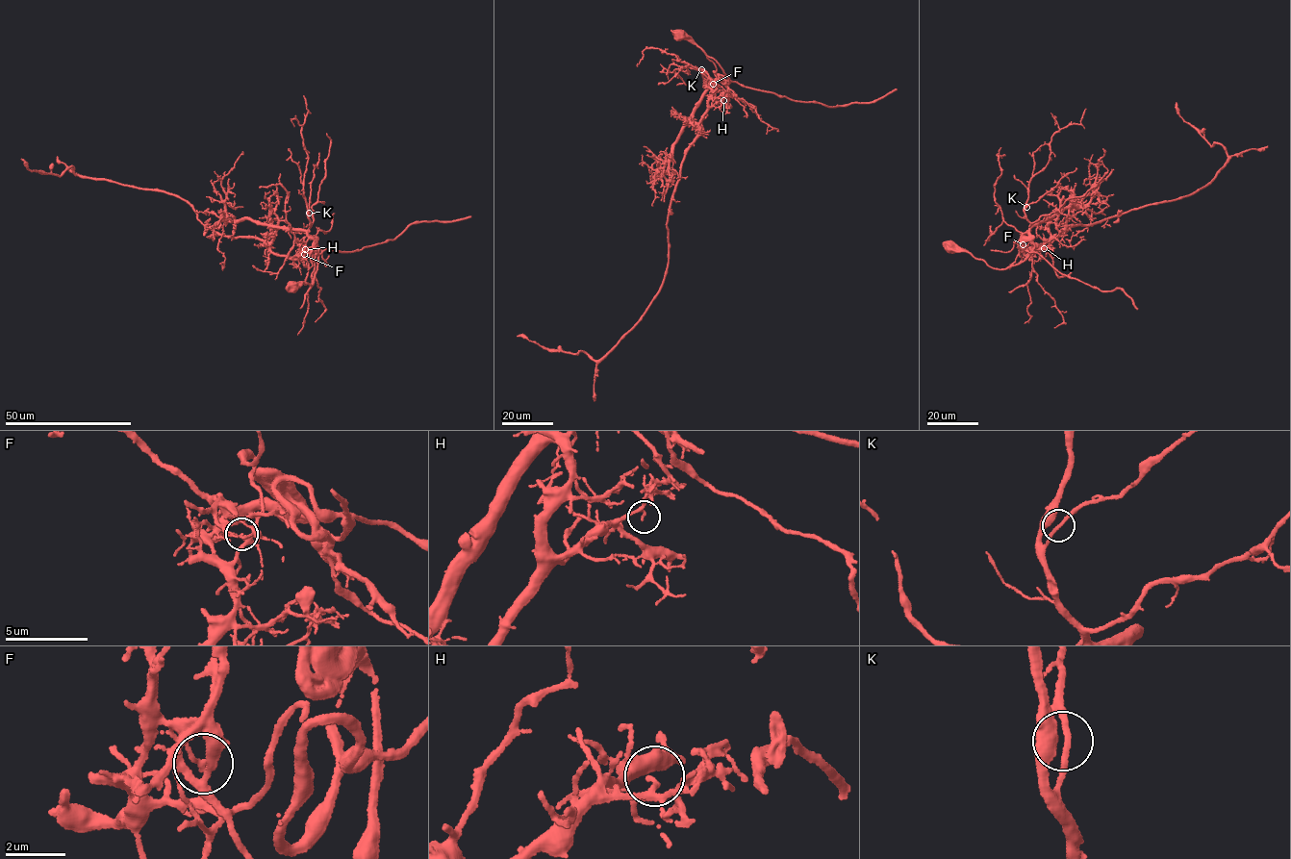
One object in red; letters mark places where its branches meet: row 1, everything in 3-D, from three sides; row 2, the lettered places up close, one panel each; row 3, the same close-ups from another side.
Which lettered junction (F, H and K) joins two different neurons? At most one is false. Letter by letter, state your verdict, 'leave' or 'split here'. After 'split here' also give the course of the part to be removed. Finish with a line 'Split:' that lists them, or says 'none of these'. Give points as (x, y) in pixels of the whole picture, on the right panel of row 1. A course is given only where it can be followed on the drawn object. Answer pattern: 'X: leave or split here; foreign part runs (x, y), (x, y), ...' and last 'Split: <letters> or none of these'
F: split here; foreign part runs (1023, 245), (1031, 248), (1074, 225), (1206, 186), (1227, 162), (1226, 149), (1210, 144), (1178, 115), (1177, 102)
H: leave
K: leave
Split: F

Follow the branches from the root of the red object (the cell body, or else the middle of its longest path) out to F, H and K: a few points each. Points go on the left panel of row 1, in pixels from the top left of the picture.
F: (292, 287), (300, 282), (313, 284), (318, 252), (313, 240), (308, 239), (304, 255)
H: (292, 287), (300, 282), (311, 285), (313, 282), (318, 258), (317, 244), (307, 258), (288, 257), (305, 249)
K: (292, 287), (300, 282), (312, 285), (316, 268), (317, 243), (308, 234), (309, 213)

